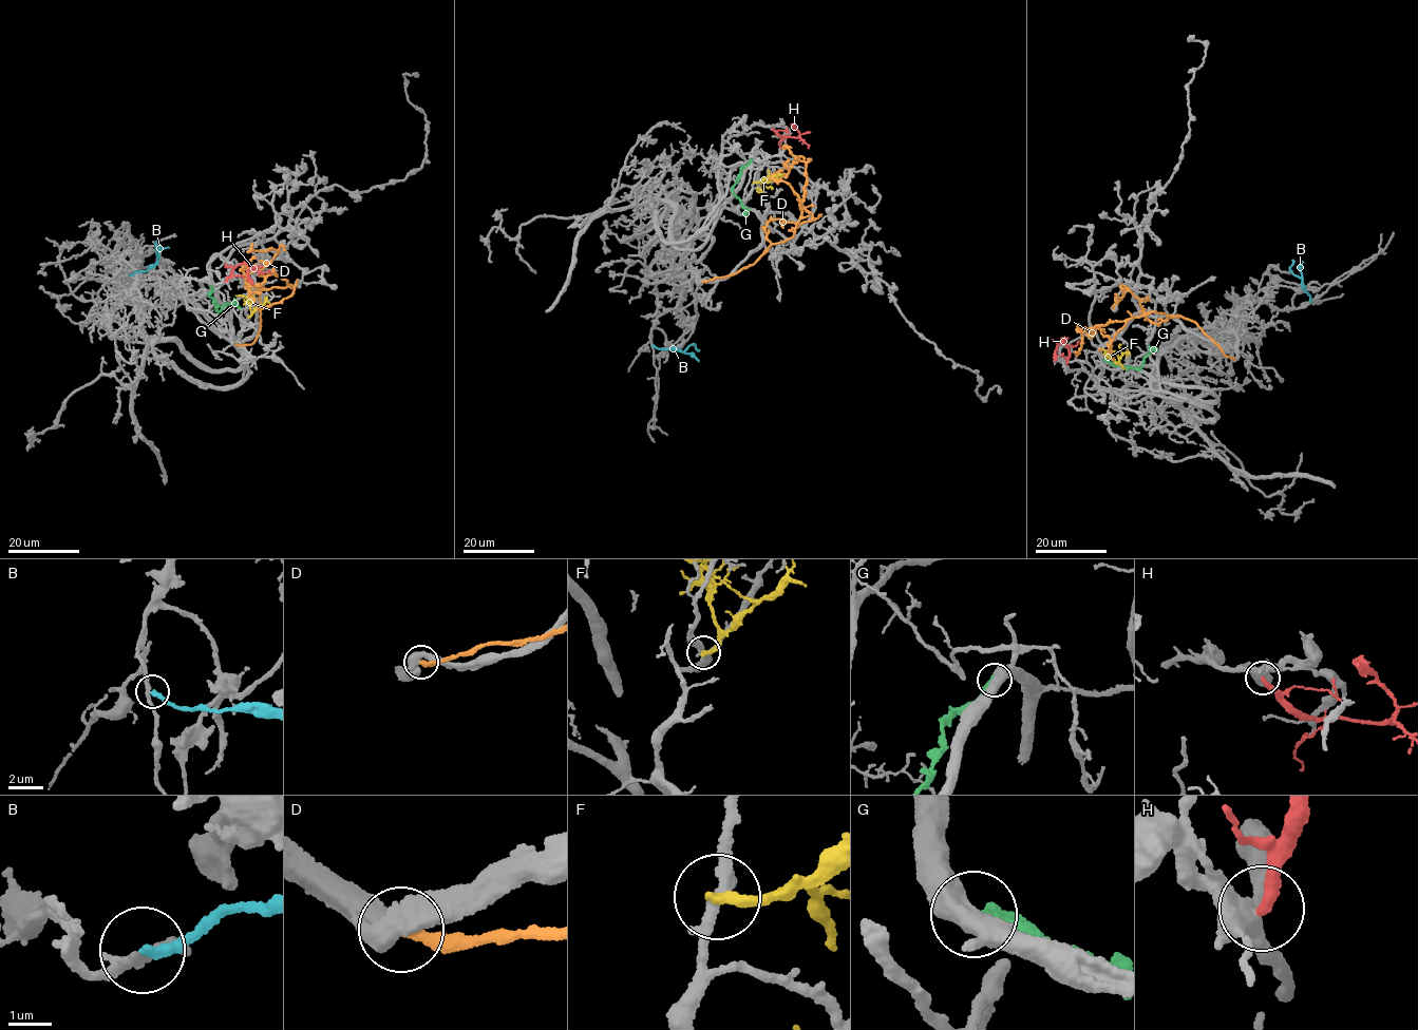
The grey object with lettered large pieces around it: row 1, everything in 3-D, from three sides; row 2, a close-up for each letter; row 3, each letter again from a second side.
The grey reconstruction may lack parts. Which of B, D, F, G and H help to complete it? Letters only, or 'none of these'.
H

